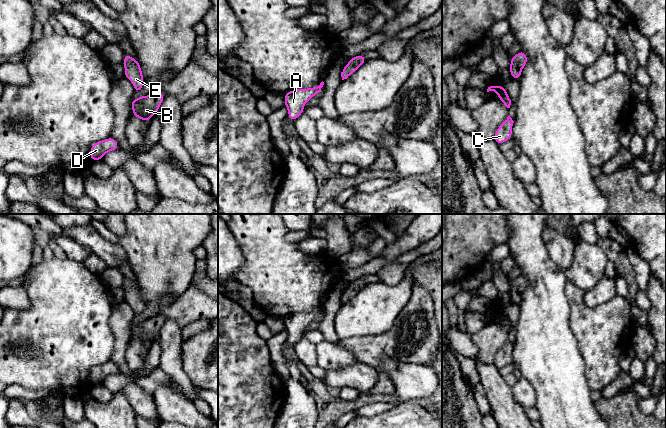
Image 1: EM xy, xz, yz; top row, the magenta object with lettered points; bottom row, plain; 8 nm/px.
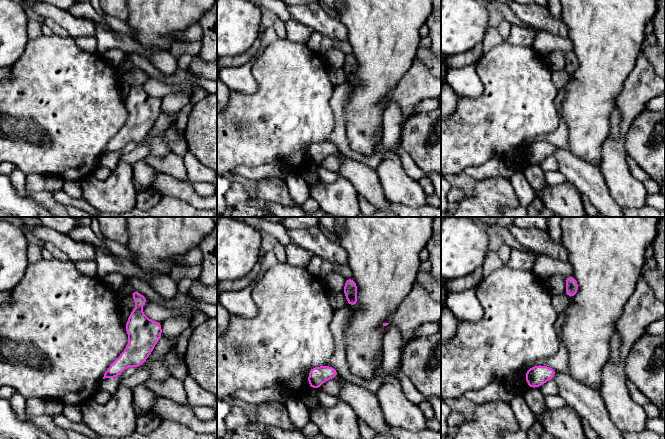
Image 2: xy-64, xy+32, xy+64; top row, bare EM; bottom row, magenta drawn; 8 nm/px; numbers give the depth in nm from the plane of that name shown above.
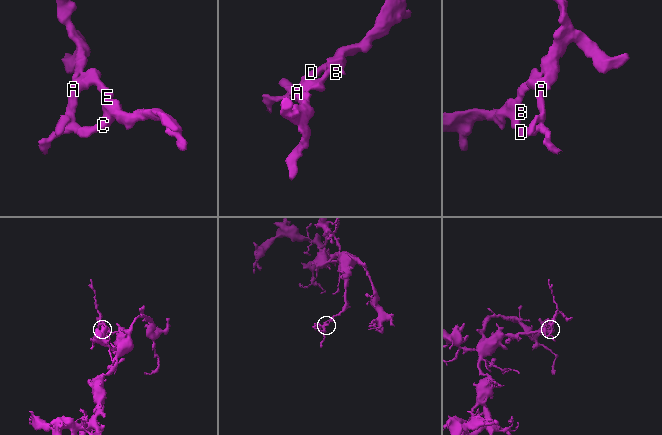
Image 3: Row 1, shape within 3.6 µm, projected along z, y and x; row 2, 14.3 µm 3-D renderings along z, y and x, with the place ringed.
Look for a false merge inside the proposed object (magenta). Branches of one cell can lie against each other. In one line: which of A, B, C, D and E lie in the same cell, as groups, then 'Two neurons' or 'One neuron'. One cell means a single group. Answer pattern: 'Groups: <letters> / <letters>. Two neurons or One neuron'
Groups: A B C D E. One neuron

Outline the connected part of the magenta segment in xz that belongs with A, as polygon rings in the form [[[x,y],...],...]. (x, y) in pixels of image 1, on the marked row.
[[[322,81],[317,87],[295,89],[284,94],[284,104],[288,109],[288,117],[291,121],[294,122],[304,112],[304,104],[317,95],[323,85]]]

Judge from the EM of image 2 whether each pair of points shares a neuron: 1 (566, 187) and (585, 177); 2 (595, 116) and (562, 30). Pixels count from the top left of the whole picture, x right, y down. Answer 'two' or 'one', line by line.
1: two
2: two

